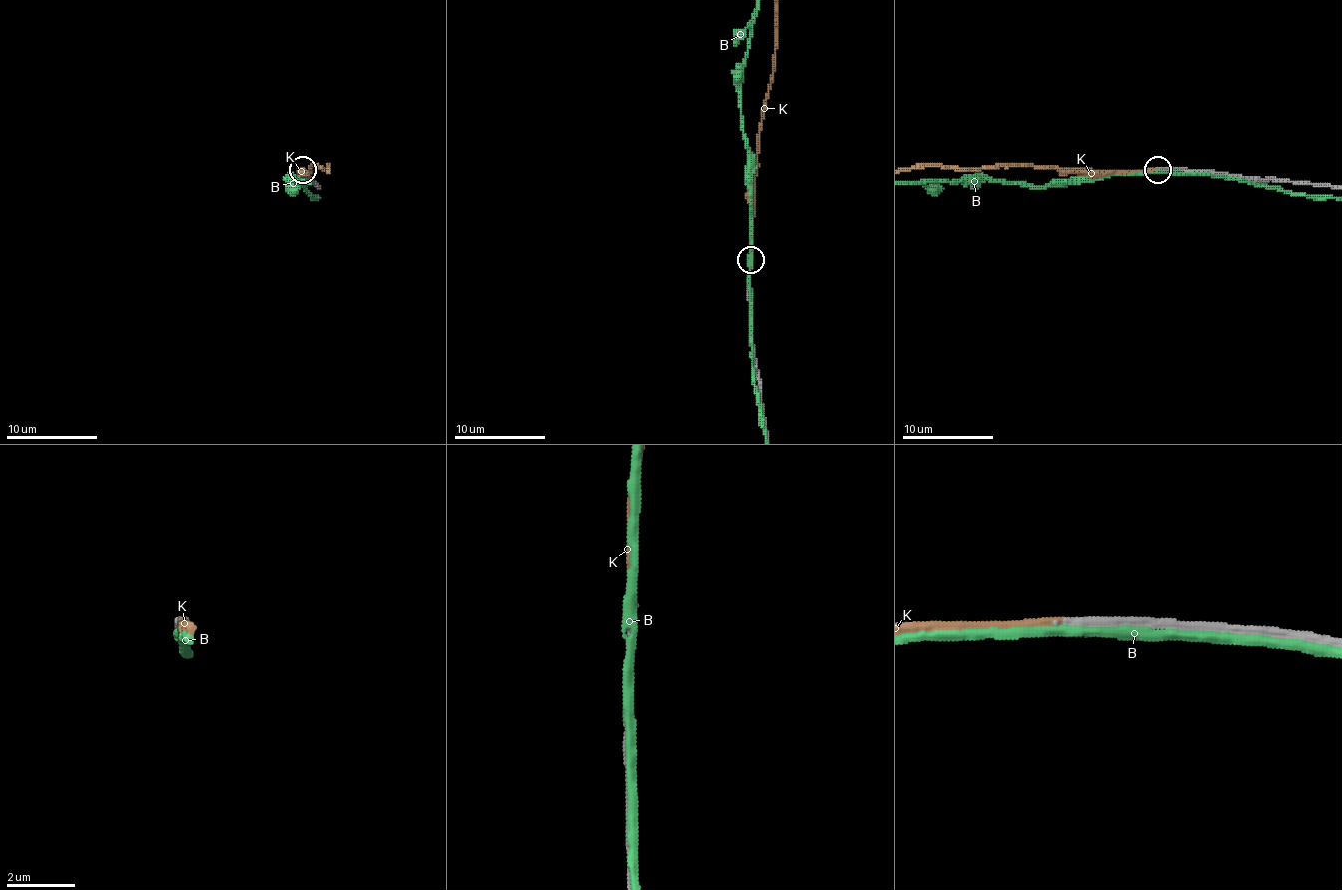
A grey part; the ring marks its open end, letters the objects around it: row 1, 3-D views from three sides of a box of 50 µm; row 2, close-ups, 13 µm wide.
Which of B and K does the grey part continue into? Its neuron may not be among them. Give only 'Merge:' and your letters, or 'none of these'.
Merge: K

